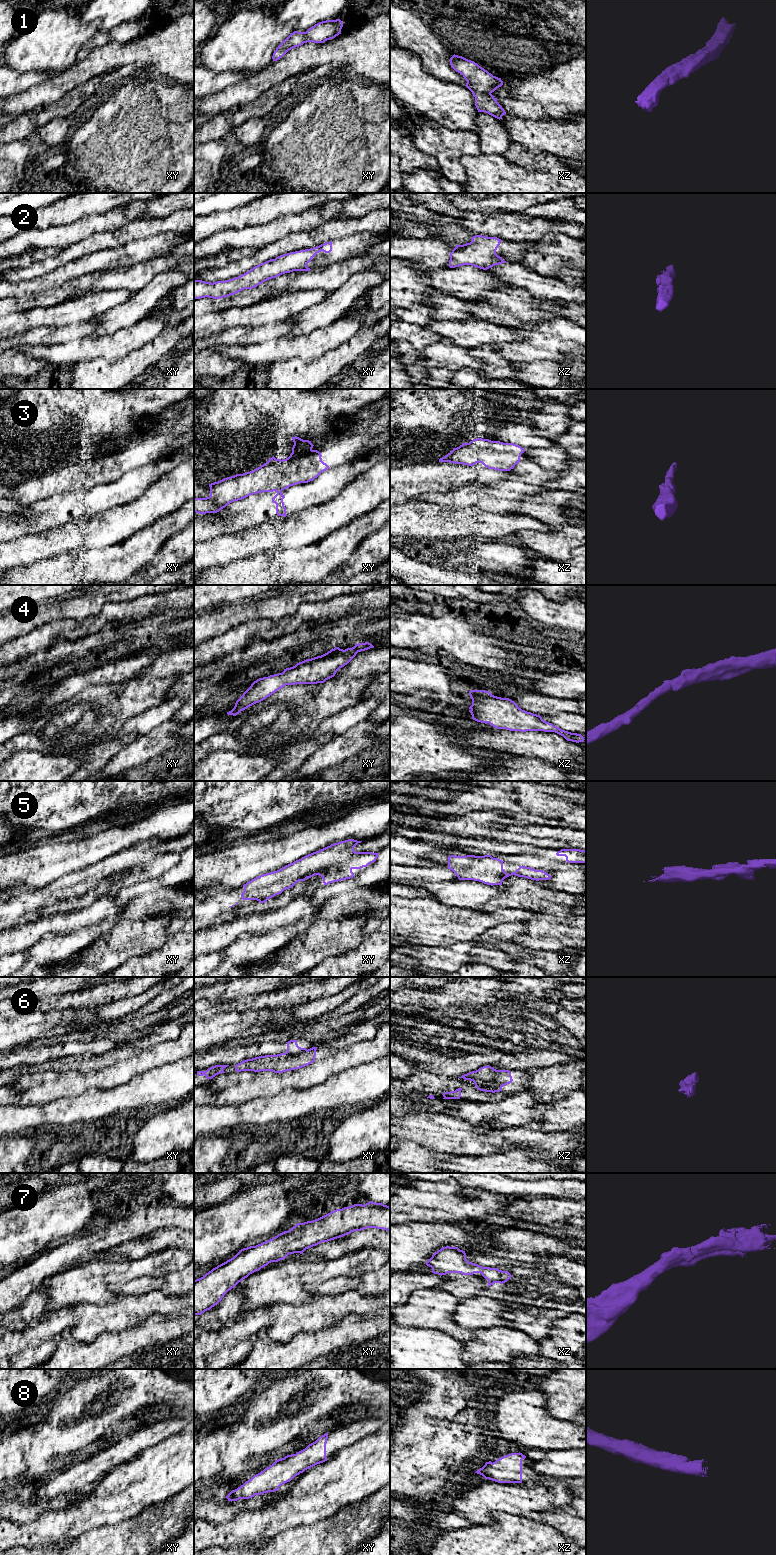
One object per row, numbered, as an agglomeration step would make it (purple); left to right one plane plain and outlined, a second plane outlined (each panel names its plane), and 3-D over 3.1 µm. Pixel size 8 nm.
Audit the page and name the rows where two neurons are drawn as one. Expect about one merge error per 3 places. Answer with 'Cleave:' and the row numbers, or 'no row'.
Cleave: 6

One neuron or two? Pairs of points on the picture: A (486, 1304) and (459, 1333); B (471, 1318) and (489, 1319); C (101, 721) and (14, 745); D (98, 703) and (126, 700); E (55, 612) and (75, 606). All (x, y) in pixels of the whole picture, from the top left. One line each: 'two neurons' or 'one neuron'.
A: two neurons
B: one neuron
C: one neuron
D: one neuron
E: one neuron

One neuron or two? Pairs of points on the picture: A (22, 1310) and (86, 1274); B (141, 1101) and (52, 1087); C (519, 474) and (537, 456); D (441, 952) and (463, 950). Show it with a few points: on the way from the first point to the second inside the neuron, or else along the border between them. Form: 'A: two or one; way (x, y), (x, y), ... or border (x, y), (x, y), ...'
A: two; border (40, 1285), (47, 1296), (44, 1313), (40, 1318)
B: two; border (108, 1088), (88, 1088), (85, 1091)
C: two; border (526, 459), (535, 462), (547, 470), (554, 470)
D: one; way (446, 952), (458, 952)

